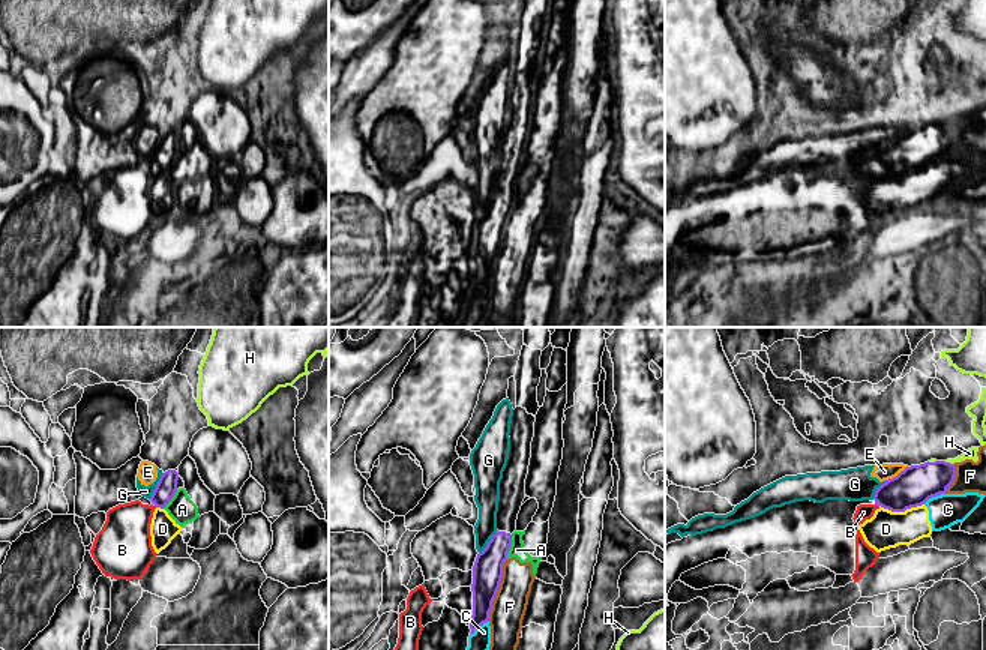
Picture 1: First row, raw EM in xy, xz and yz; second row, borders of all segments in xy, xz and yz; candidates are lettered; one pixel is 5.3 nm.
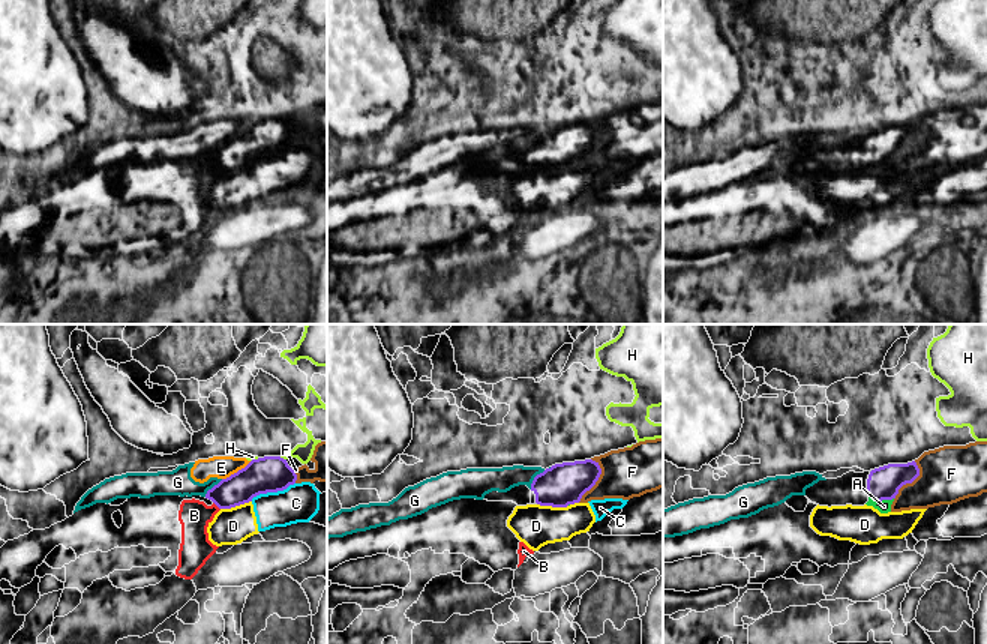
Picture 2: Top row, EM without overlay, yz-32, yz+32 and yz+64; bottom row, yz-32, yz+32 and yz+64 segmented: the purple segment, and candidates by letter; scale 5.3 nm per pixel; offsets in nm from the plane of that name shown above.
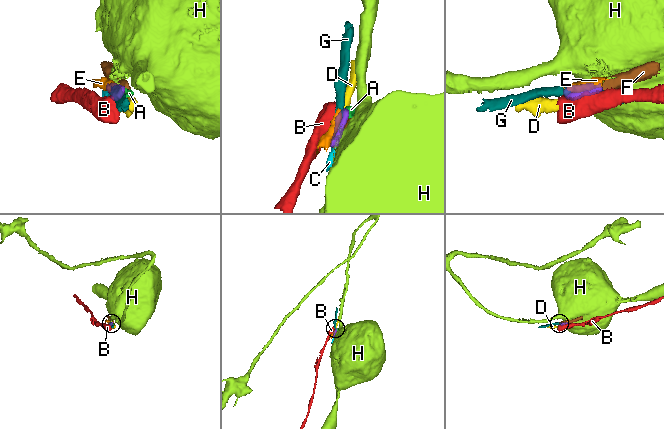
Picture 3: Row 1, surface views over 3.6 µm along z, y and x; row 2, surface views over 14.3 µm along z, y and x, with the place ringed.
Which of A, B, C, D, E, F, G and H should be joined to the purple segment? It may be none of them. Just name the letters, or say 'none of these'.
none of these

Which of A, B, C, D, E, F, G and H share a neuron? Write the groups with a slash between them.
A F / B / C D / E G / H

